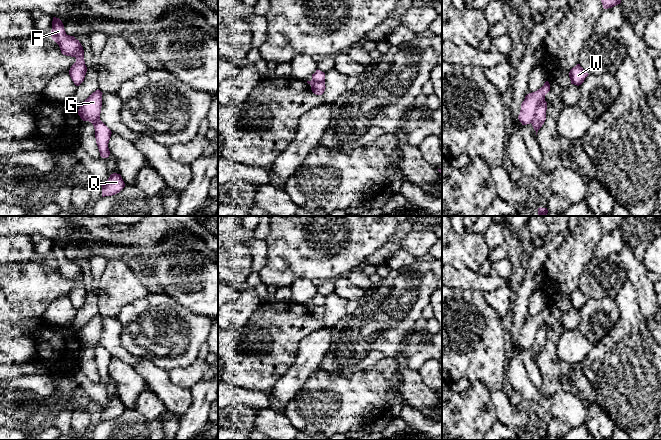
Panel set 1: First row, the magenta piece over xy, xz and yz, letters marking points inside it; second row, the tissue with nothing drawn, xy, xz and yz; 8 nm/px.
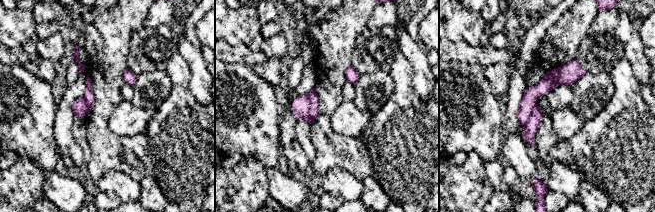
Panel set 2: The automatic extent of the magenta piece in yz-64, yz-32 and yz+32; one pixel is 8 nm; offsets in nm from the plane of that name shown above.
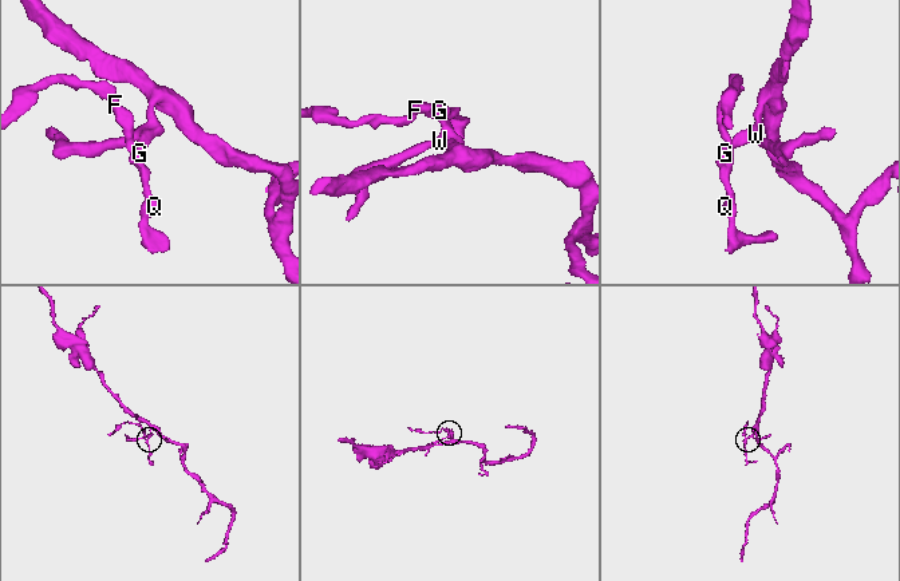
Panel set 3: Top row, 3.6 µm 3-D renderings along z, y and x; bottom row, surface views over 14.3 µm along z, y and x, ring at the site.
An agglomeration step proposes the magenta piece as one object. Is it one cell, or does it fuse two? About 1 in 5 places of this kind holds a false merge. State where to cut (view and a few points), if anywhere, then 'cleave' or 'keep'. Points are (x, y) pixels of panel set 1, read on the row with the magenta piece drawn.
cut in yz along (544, 99), (537, 106), (536, 113), (530, 122); cleave

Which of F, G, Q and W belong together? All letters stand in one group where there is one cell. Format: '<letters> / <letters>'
F Q / G W

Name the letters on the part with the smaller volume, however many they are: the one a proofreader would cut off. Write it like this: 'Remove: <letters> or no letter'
Remove: F, Q

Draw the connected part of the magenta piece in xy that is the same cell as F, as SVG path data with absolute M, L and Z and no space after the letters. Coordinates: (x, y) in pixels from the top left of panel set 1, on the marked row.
M53 17L51 37L59 45L63 55L76 58L76 62L69 70L69 75L74 84L79 86L87 72L81 43L74 36L66 34L62 21L56 17Z

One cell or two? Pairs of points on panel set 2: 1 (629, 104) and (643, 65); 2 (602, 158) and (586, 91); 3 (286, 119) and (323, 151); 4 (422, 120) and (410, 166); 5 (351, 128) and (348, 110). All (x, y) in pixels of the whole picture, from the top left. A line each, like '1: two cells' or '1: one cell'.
1: two cells
2: two cells
3: two cells
4: one cell
5: one cell

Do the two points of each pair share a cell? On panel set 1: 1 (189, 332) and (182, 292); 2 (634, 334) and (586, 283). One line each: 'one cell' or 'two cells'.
1: two cells
2: two cells

